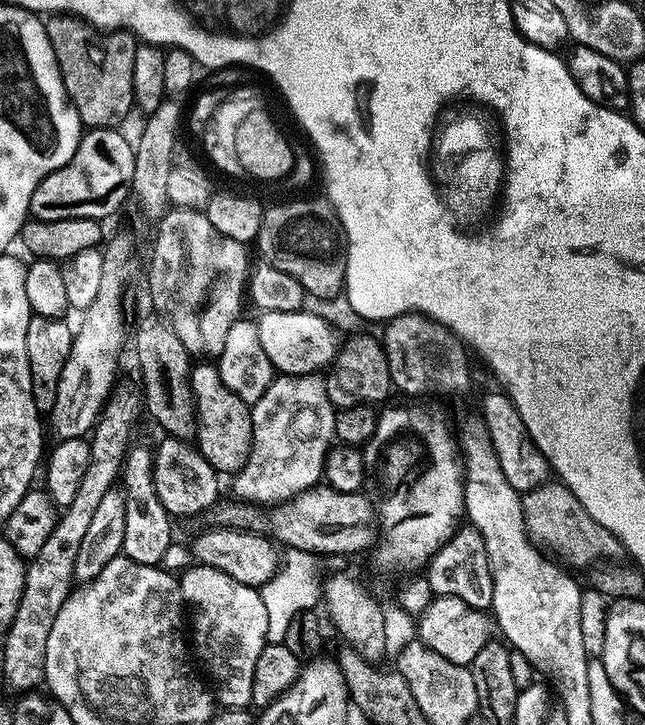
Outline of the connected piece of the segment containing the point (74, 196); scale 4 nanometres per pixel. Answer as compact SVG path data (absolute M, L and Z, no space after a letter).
M93 128L85 131L81 135L78 142L78 150L74 150L74 158L70 158L70 162L66 162L66 166L62 166L58 170L54 170L49 176L44 179L38 186L38 190L34 190L32 195L32 207L30 209L31 215L37 220L57 220L58 218L90 218L91 220L99 220L101 222L107 221L107 216L112 216L120 207L125 206L126 201L129 199L129 192L131 190L131 180L134 178L134 160L135 160L135 147L133 141L123 136L123 131L115 128Z

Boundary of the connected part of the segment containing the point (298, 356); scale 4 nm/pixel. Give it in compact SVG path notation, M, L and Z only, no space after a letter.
M274 310L259 313L256 320L258 339L262 342L262 350L266 350L266 358L270 358L277 373L285 376L311 376L327 369L336 359L342 344L339 339L336 341L335 330L318 313L308 311Z

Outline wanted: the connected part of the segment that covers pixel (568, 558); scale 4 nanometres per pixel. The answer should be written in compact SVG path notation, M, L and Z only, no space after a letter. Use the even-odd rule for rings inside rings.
M545 482L537 488L529 489L522 500L524 531L528 533L532 544L572 570L588 570L601 562L615 561L612 560L615 556L623 557L625 550L620 539L610 534L606 526L594 522L590 514L586 514L582 502L574 498L574 494L563 482L552 483Z

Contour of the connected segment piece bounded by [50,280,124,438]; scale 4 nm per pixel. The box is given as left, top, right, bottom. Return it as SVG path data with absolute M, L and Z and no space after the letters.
M105 281L98 297L90 302L86 316L88 324L82 325L73 335L70 358L66 358L66 367L58 382L58 398L50 413L51 431L53 428L60 438L87 437L96 427L109 399L116 378L118 349L124 340L124 304L118 300L118 288L113 281Z

